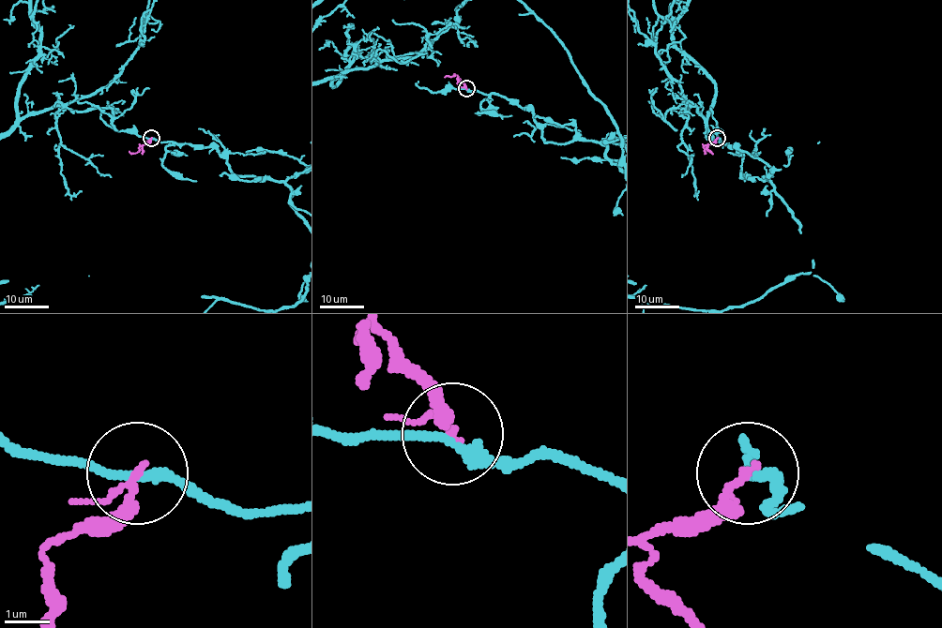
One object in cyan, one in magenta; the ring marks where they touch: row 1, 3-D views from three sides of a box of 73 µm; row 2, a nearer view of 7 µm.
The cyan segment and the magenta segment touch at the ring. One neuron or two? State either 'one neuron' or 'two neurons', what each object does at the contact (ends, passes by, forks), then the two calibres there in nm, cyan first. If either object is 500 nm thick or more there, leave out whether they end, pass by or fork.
two neurons; cyan passes by; magenta passes by; 240 nm thick on the cyan side, 160 nm on the other

